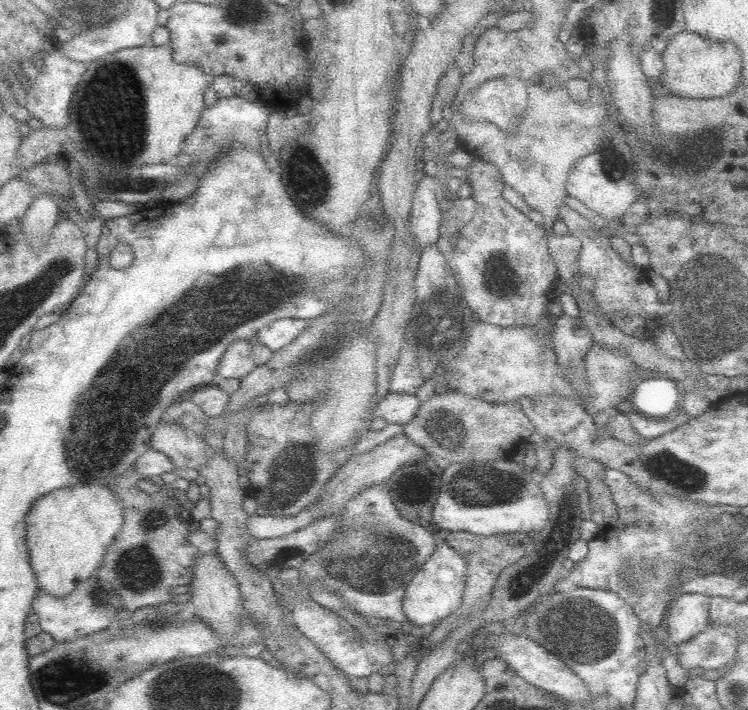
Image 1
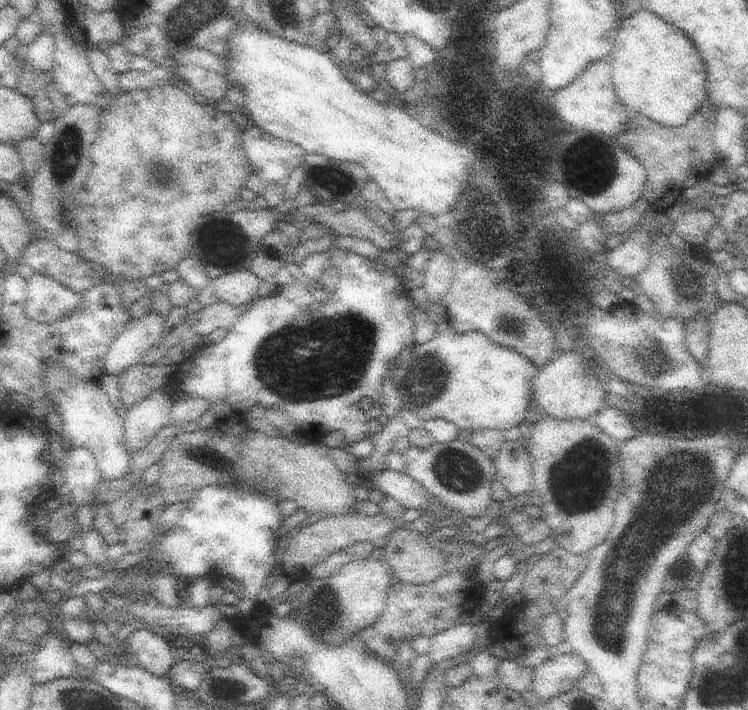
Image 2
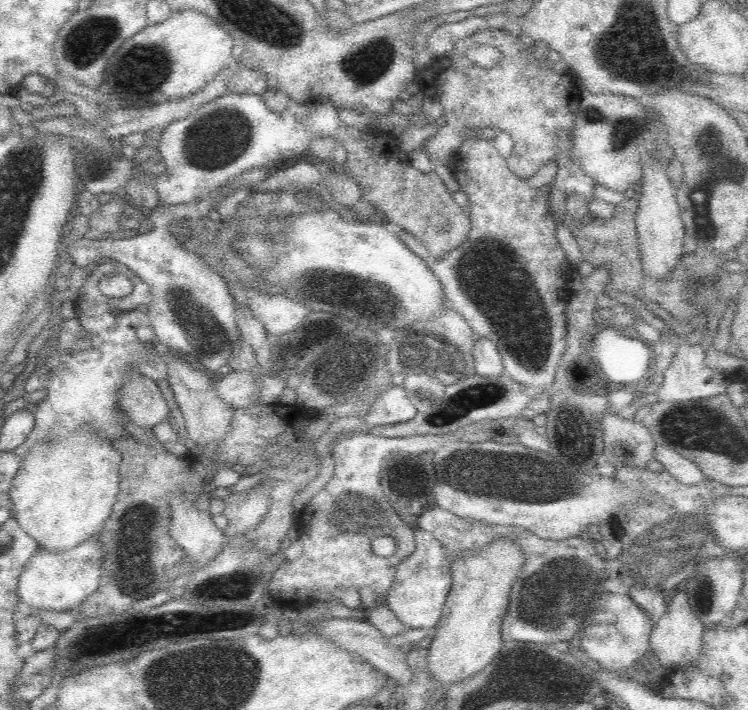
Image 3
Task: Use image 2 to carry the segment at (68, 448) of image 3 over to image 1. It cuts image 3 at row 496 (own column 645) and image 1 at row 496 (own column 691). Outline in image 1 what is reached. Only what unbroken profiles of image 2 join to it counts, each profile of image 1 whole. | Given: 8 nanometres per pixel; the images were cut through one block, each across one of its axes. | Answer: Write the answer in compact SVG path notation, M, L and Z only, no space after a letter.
M78 484L42 496L26 516L26 546L30 564L38 578L40 590L54 598L68 596L74 588L88 580L102 564L102 556L110 542L124 526L124 508L110 486Z

